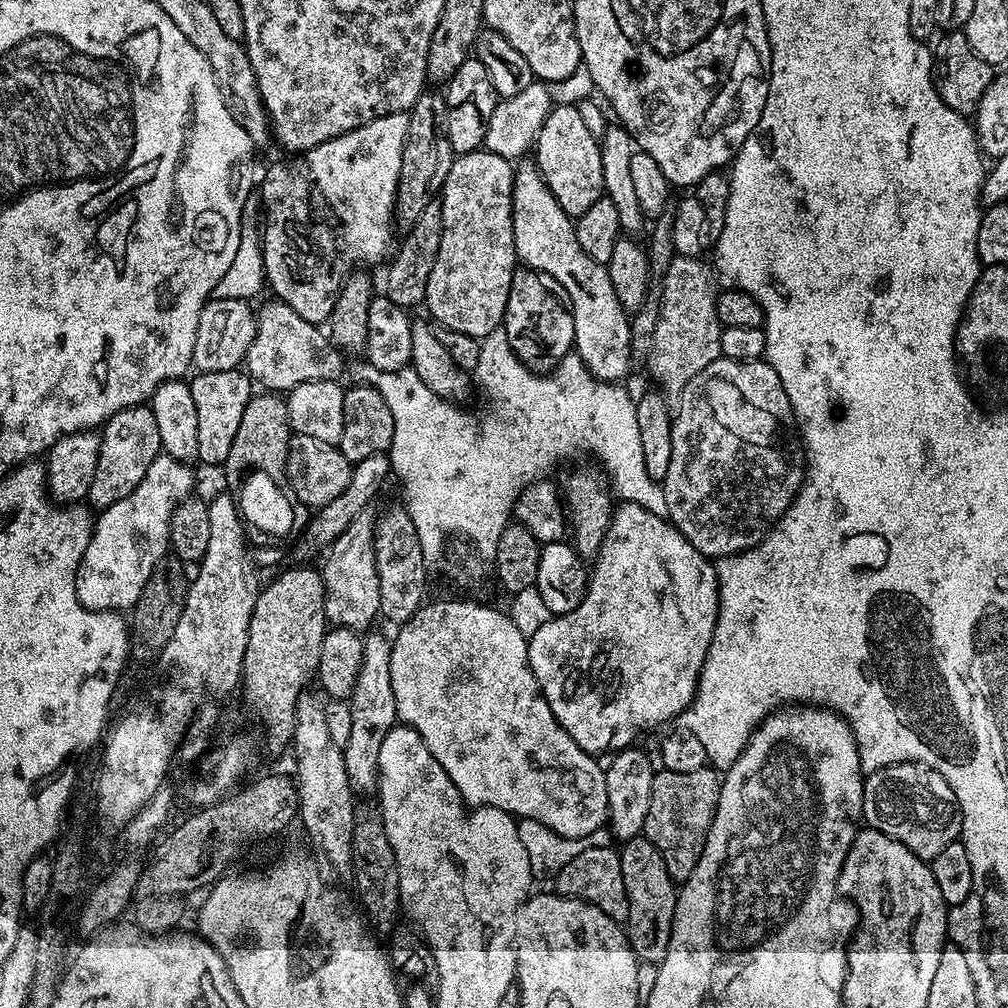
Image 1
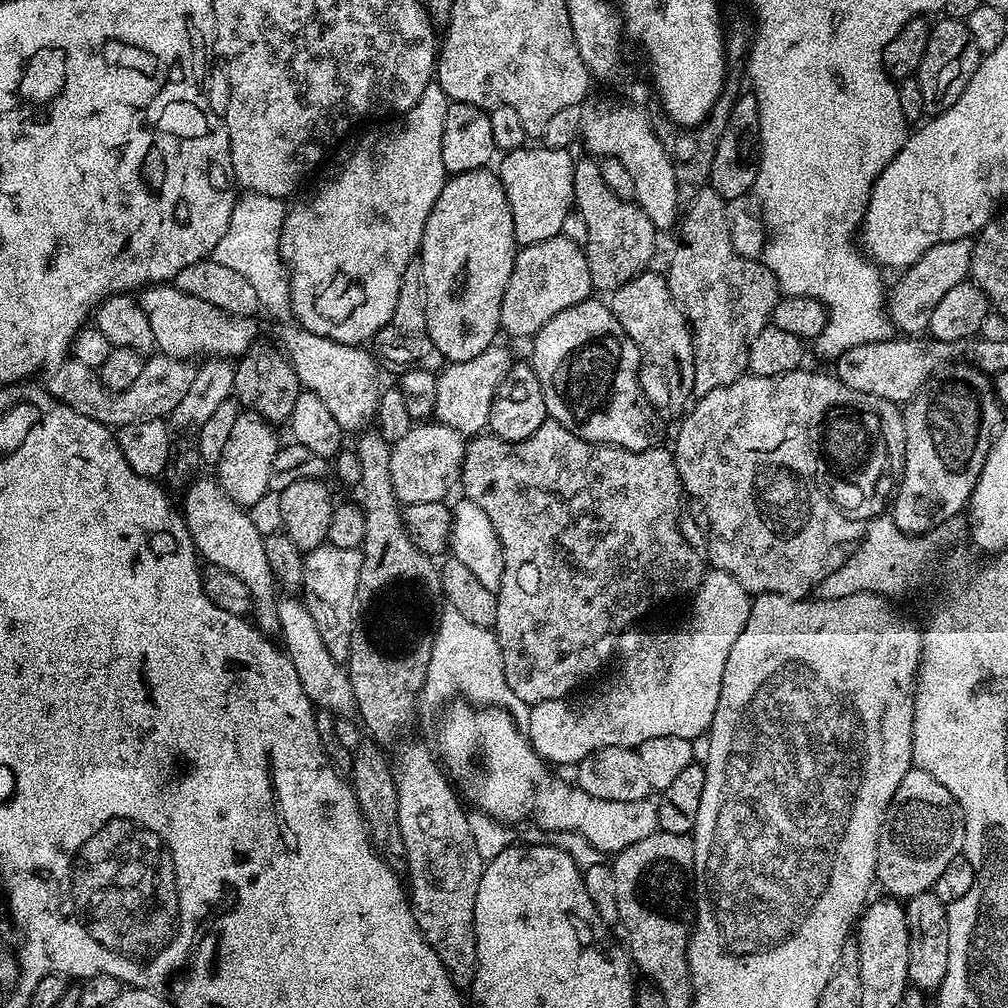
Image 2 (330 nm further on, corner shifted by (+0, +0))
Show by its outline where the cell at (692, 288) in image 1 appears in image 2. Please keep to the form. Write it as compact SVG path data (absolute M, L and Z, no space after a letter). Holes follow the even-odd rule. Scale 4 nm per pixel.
M710 186L701 187L695 198L687 201L678 228L684 231L684 241L677 246L676 253L668 264L666 279L672 299L684 309L688 328L692 332L694 346L692 391L697 397L701 397L710 394L710 390L718 390L718 386L730 386L730 382L748 372L750 342L763 328L769 327L772 311L782 293L767 264L759 259L736 253L730 242L727 203L724 197L719 196Z

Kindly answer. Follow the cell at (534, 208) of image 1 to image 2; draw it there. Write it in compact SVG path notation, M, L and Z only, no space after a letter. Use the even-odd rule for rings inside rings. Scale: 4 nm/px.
M589 298L554 314L554 318L550 318L550 322L546 322L546 326L542 326L542 330L536 333L531 344L530 363L538 374L551 419L557 420L566 426L566 430L578 438L589 440L591 444L611 444L613 448L641 452L653 443L652 420L640 401L642 353L624 333L607 303L599 304L596 298Z

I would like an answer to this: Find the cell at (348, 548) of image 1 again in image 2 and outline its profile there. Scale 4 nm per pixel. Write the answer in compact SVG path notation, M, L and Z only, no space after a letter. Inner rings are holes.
M499 346L488 348L482 354L478 354L478 358L470 358L457 364L449 363L436 377L435 419L458 430L465 438L483 433L488 428L496 387L513 363L514 357Z

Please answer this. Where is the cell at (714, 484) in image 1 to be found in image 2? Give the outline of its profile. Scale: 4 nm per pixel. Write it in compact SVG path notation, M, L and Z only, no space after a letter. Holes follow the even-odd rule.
M797 370L794 372L787 372L786 374L778 374L777 376L754 376L751 374L745 374L740 376L734 382L730 382L730 386L718 386L718 390L710 390L710 394L706 394L705 396L699 397L687 409L688 417L685 418L684 421L680 424L680 429L676 432L676 448L674 447L674 463L676 466L676 473L680 476L680 482L685 493L688 492L693 496L694 499L697 500L698 503L704 507L704 516L708 519L708 556L706 552L706 560L709 565L717 572L725 572L726 574L730 574L735 578L735 580L739 580L741 586L745 588L750 594L767 594L770 596L785 596L788 600L803 600L805 597L809 595L808 592L817 587L818 577L821 575L820 567L824 564L824 559L827 558L828 555L831 554L832 551L835 550L839 544L849 544L849 546L855 545L857 541L863 537L866 528L865 525L861 522L849 522L849 520L839 520L837 516L834 515L834 509L828 505L828 500L824 500L824 496L820 496L820 492L816 492L816 487L812 485L812 480L810 479L810 474L808 472L808 467L806 466L806 457L804 456L805 448L804 448L804 427L806 427L806 422L810 422L810 418L812 416L816 416L816 412L820 412L820 408L828 408L828 404L852 404L854 406L859 406L860 408L864 408L864 412L872 412L874 414L878 414L879 420L884 423L884 433L891 440L897 440L898 438L906 438L906 430L904 429L904 413L902 411L901 405L895 404L894 402L890 402L886 398L878 398L874 394L862 394L858 390L850 390L850 386L846 386L840 380L836 379L835 375L829 374L828 376L824 372L804 372L805 370Z

